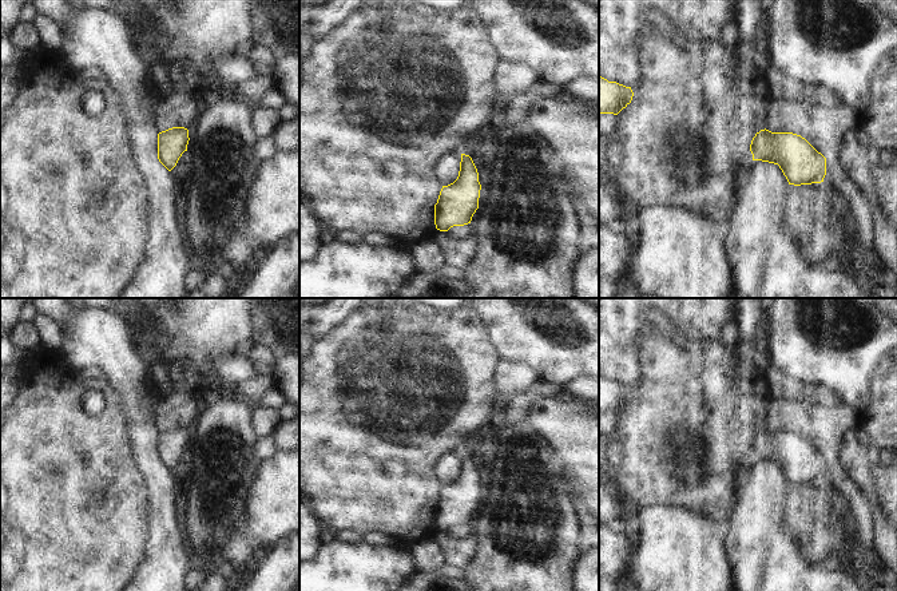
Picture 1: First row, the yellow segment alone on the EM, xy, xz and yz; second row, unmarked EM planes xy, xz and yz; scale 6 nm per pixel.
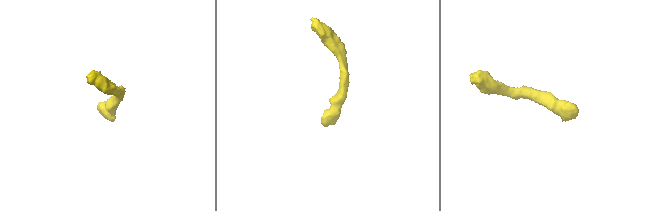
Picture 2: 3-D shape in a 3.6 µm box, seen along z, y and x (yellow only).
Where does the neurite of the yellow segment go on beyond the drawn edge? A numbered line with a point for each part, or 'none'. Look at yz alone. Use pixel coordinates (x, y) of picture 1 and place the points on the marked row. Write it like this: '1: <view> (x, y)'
none

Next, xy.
none

